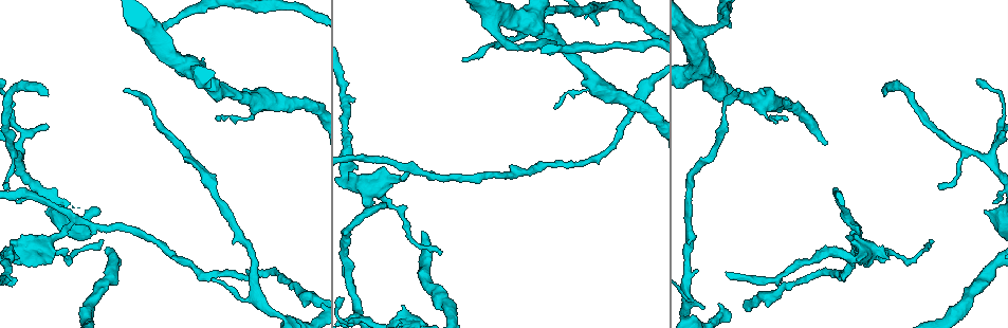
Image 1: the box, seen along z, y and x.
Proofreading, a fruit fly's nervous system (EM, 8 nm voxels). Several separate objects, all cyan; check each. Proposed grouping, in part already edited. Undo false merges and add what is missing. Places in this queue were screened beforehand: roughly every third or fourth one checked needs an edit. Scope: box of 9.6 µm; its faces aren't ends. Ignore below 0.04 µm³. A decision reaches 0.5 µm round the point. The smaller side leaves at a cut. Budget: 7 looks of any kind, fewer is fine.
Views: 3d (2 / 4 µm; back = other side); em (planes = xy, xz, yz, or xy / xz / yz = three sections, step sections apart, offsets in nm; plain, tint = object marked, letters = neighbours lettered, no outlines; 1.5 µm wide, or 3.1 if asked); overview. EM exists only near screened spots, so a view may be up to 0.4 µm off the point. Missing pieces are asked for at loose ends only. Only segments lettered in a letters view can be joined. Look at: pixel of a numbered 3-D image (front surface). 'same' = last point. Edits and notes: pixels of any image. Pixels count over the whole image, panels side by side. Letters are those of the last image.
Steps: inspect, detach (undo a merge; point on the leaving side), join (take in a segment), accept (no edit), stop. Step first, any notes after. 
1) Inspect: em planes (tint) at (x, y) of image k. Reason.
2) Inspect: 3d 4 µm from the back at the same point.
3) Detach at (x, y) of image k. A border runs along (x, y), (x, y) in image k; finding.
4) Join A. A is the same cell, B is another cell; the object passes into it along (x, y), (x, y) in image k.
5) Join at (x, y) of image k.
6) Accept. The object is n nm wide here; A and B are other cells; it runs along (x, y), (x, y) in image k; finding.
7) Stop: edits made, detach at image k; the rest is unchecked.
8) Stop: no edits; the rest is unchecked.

Inspect: em yz step 4 (tint) at (849, 219) of image 1. Thick turns thin.

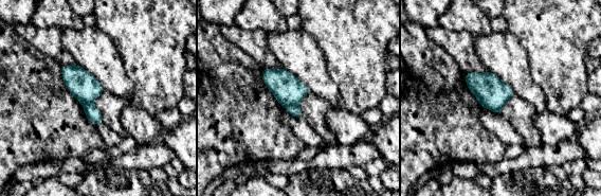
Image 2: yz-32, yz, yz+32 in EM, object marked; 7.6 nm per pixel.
Inspect: em planes (tint) at the same point. Another direction.

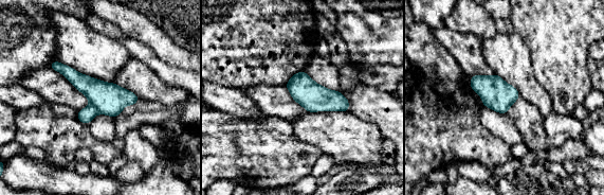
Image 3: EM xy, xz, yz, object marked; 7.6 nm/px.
Inspect: em planes (letters) at the same point. See the neighbours.

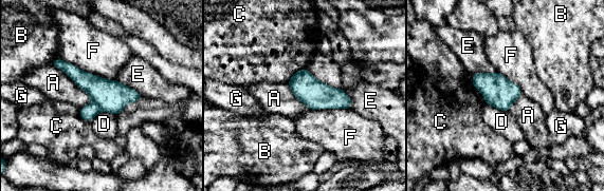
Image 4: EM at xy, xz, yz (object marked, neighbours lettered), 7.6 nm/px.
Detach at (87, 113) of image 4. The object is 220 nm wide here; A, B, C, D, E, F and G are other cells; a border runs along (93, 100), (101, 110) in image 4; a second neuron is stuck on.

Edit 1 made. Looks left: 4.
Inspect: overview.

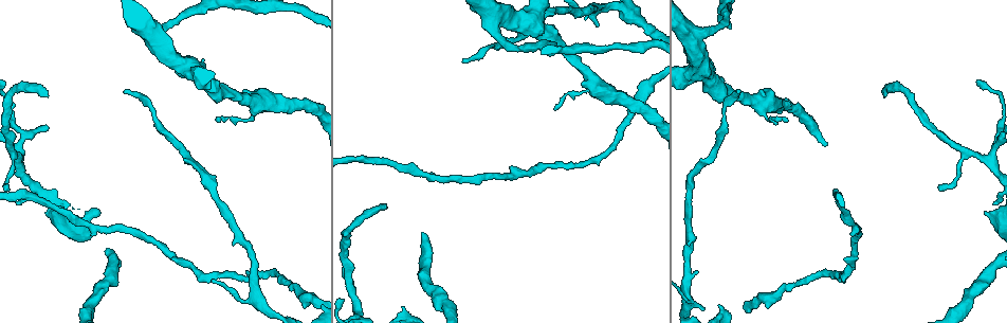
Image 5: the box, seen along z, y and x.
Inspect: 3d 4 µm at (884, 95) of image 5. Free end.

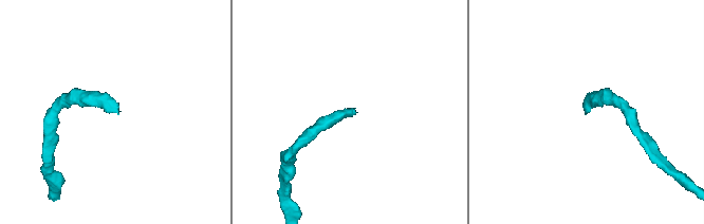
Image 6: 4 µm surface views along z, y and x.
Inspect: em planes (letters) at (353, 110) of image 6.

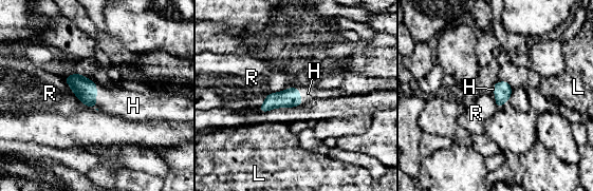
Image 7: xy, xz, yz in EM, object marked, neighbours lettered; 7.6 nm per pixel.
Join H. H is the same cell, L and R are other cells; the object passes into it along (85, 89), (96, 94), (125, 103) in image 7; the neuron continues.

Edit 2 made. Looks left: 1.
Stop: edits made, detach at image 4, join at image 7; the rest is unchecked.

